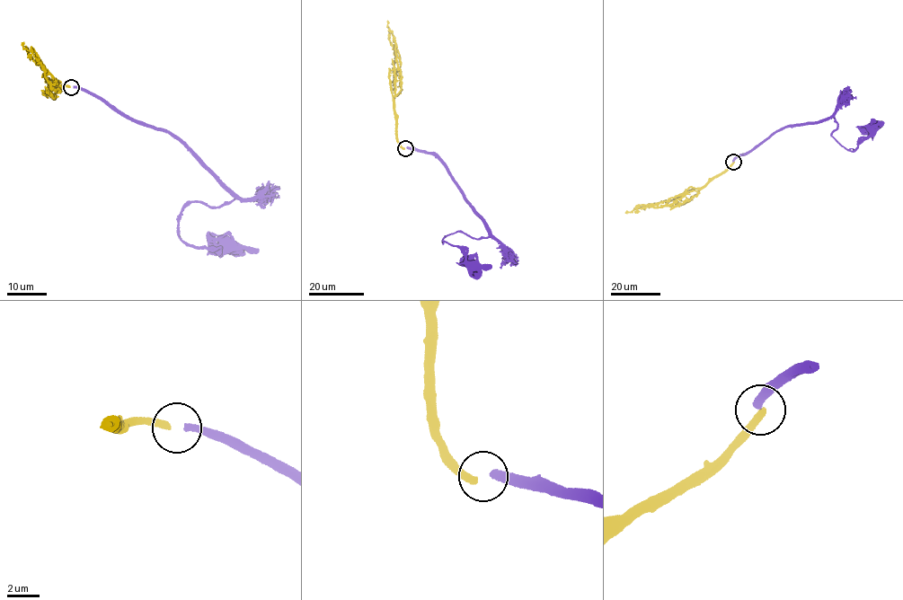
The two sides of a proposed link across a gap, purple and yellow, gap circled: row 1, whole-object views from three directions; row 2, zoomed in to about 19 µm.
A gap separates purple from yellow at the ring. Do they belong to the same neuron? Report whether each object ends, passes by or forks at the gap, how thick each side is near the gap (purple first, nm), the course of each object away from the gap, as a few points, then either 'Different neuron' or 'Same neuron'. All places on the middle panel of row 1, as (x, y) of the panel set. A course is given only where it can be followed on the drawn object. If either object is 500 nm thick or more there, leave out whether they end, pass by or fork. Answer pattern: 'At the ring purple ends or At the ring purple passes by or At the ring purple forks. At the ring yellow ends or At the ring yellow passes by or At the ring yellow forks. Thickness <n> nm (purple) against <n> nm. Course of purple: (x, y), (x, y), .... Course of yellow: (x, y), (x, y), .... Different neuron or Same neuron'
At the ring purple ends. At the ring yellow ends. Thickness 420 nm (purple) against 420 nm. Course of purple: (406, 147), (438, 158), (485, 225), (488, 236), (473, 238), (455, 232), (443, 240), (460, 250), (473, 264). Course of yellow: (404, 148), (398, 140), (393, 105), (395, 53), (389, 39), (387, 20). Same neuron

